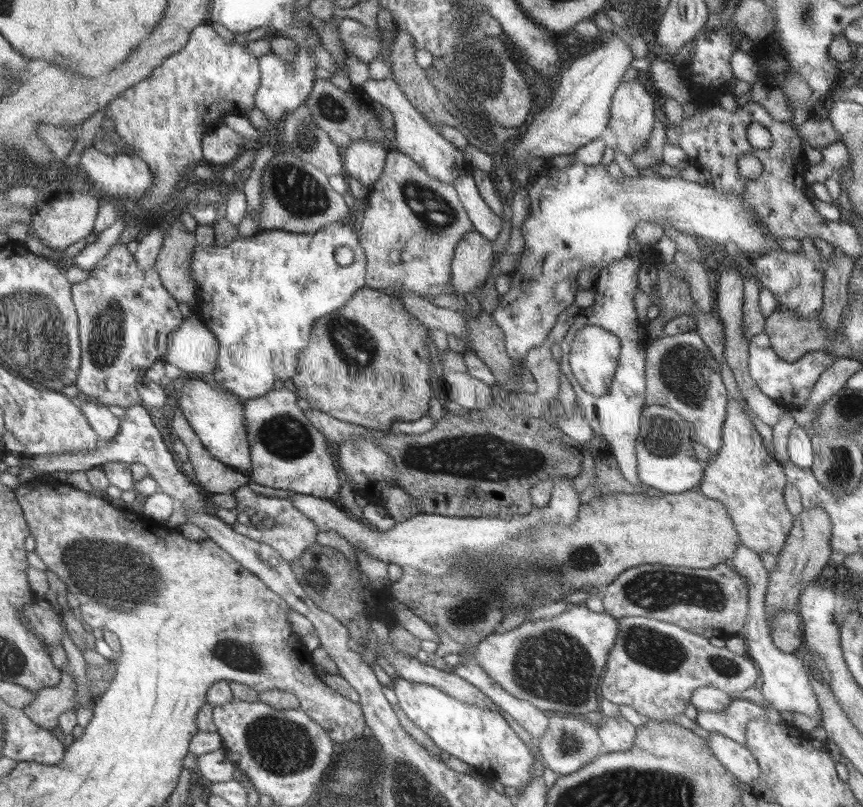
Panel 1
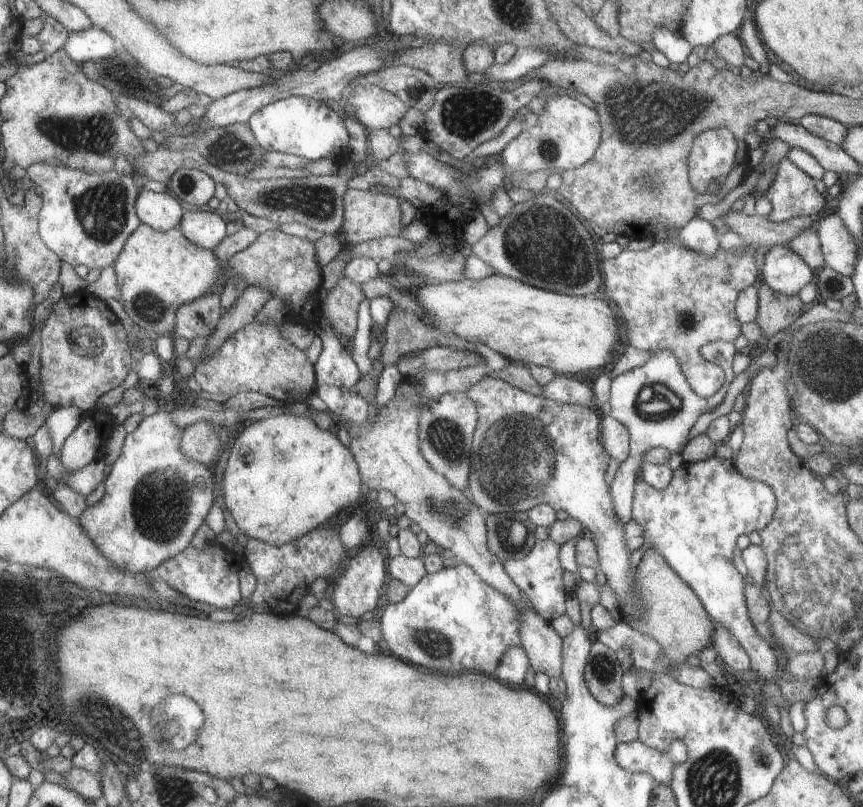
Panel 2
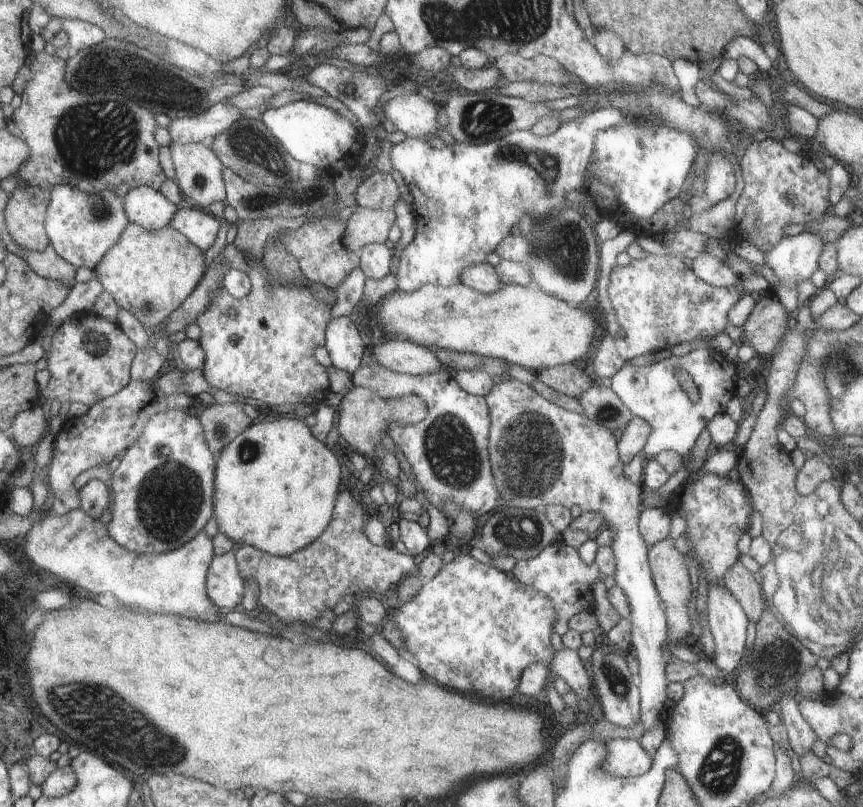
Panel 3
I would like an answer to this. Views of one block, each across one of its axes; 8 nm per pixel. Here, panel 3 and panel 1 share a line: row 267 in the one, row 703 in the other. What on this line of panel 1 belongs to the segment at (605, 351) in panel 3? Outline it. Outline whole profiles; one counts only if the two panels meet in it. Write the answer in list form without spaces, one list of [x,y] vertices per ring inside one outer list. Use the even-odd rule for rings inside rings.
[[[622,616],[618,618],[618,638],[610,652],[610,667],[604,671],[600,687],[602,698],[607,698],[614,704],[631,706],[648,721],[672,721],[675,715],[684,712],[688,702],[693,698],[694,691],[700,687],[716,687],[728,696],[744,693],[754,686],[760,669],[746,654],[734,654],[726,647],[716,648],[710,644],[707,637],[692,633],[669,621],[654,620],[645,616]]]

